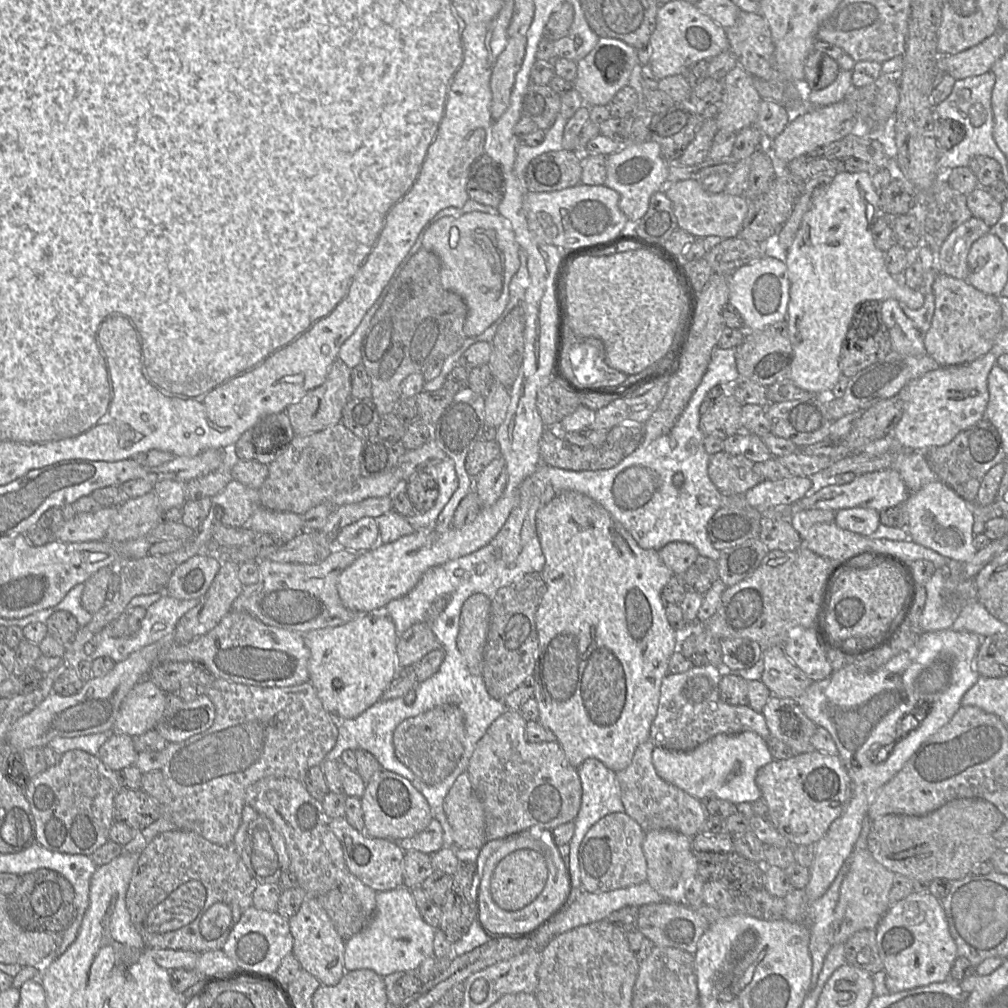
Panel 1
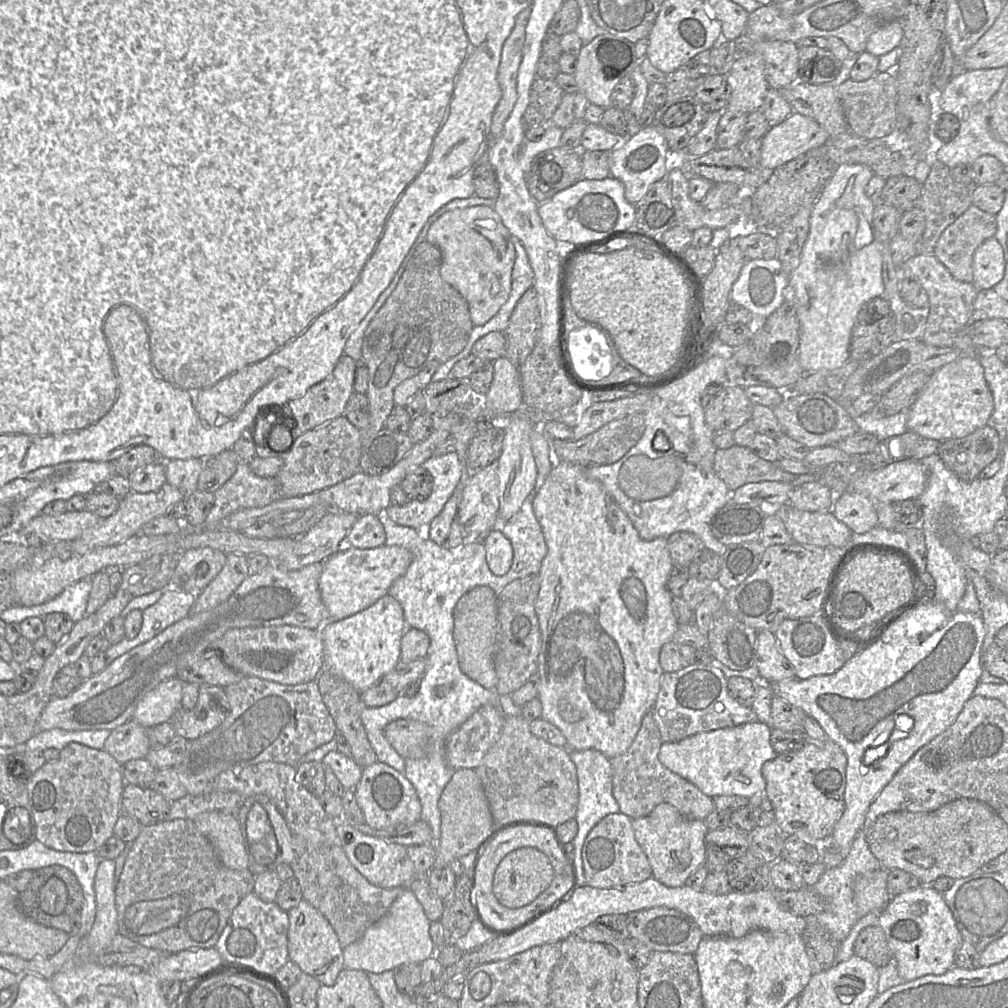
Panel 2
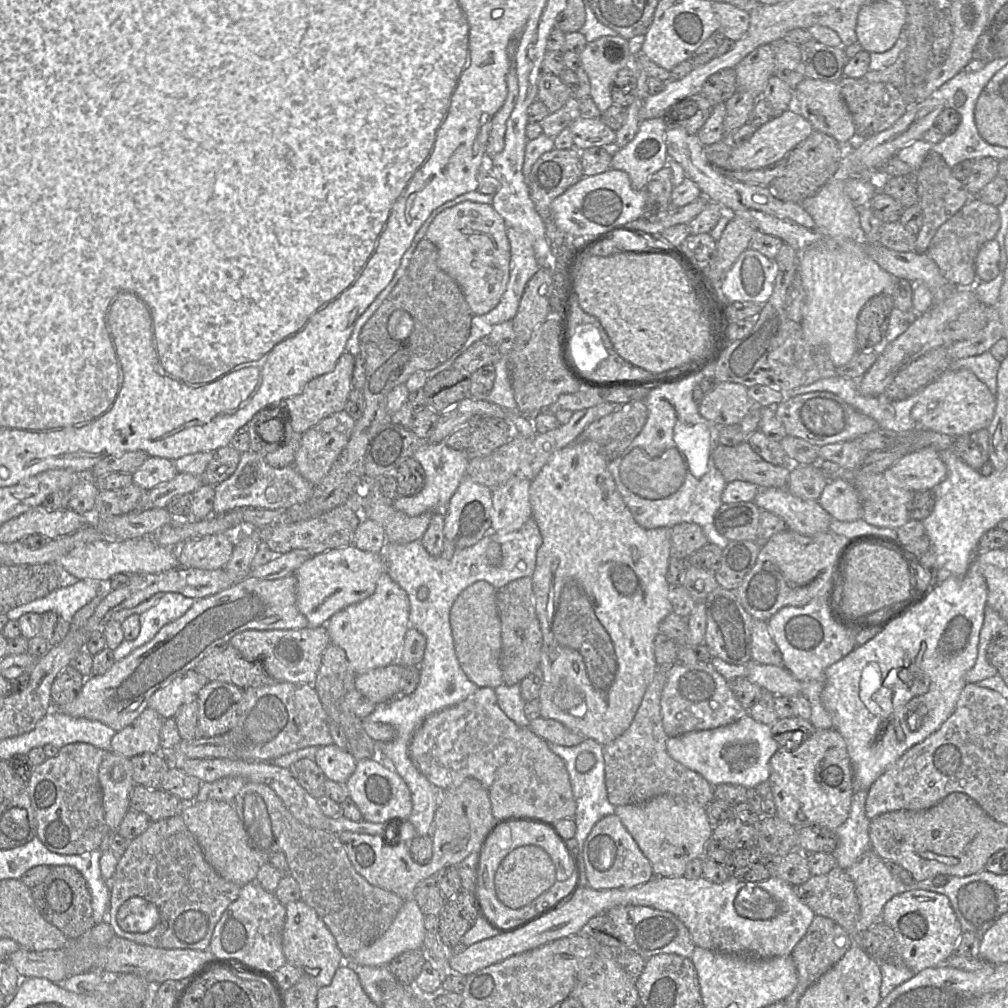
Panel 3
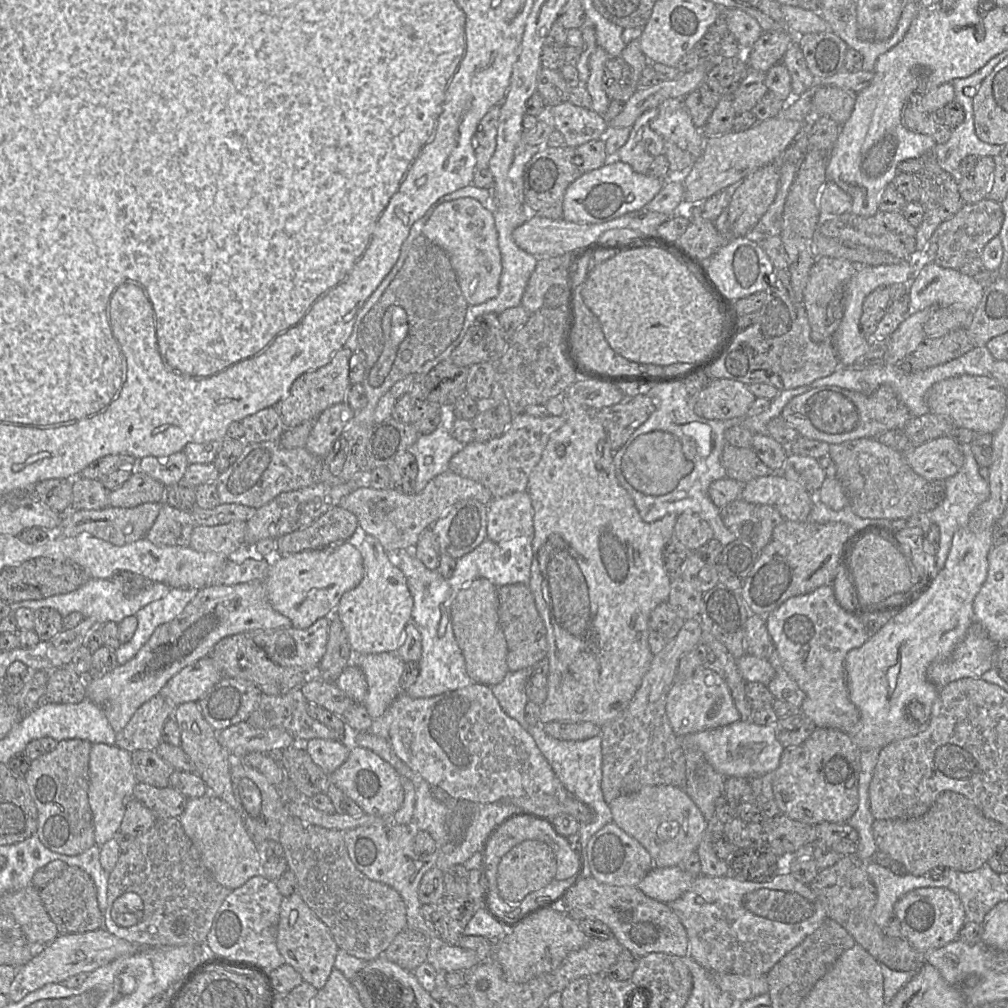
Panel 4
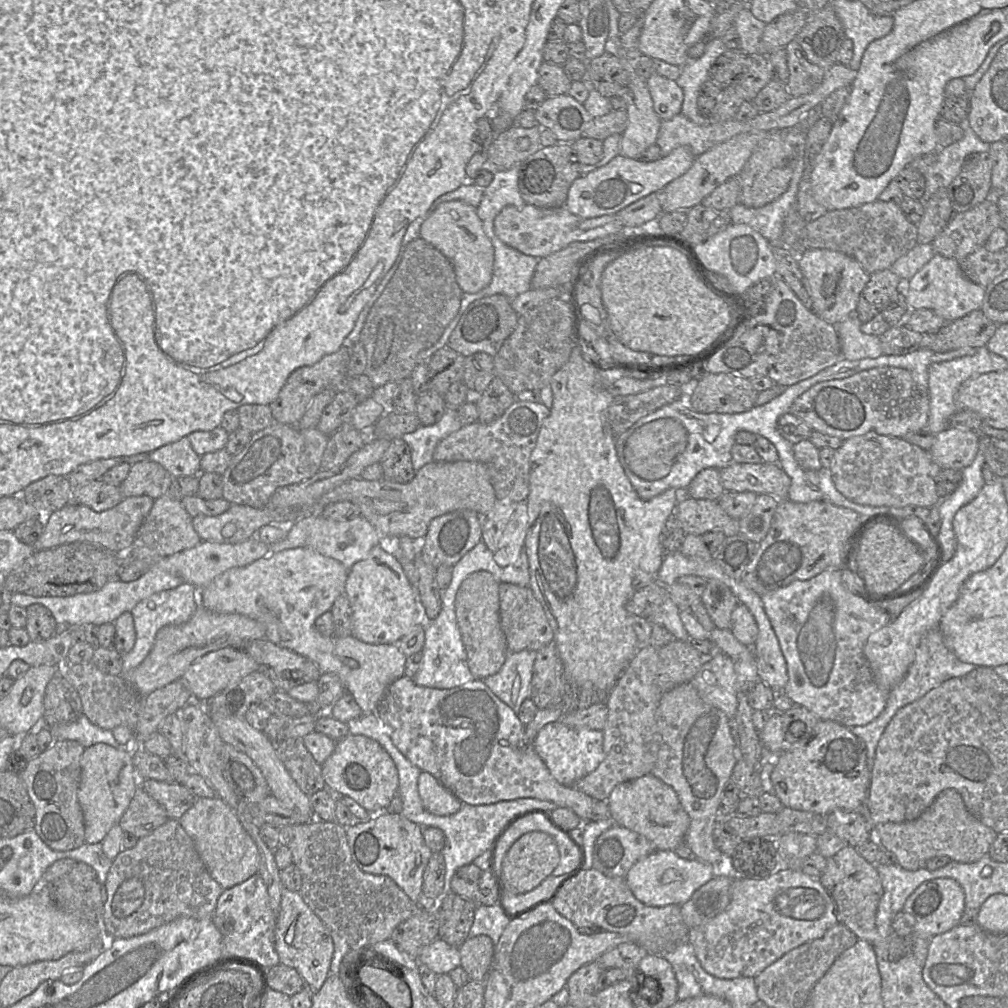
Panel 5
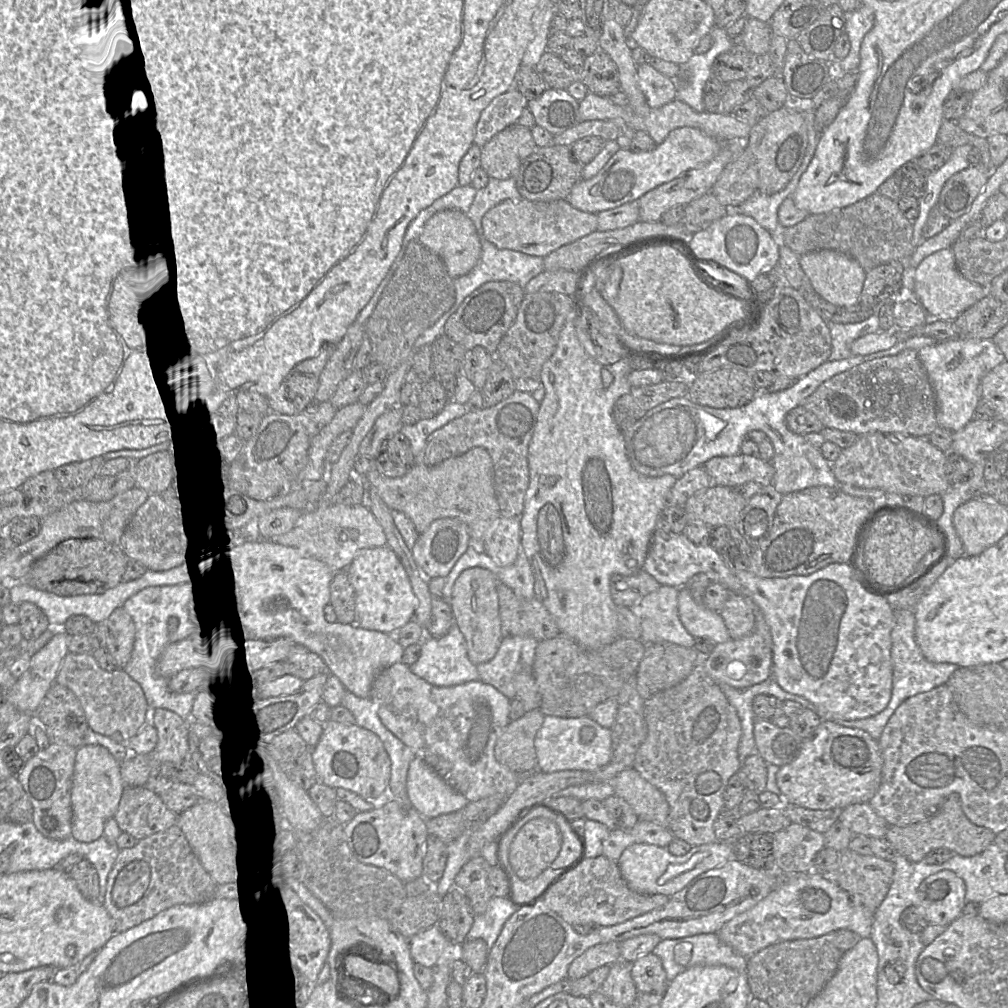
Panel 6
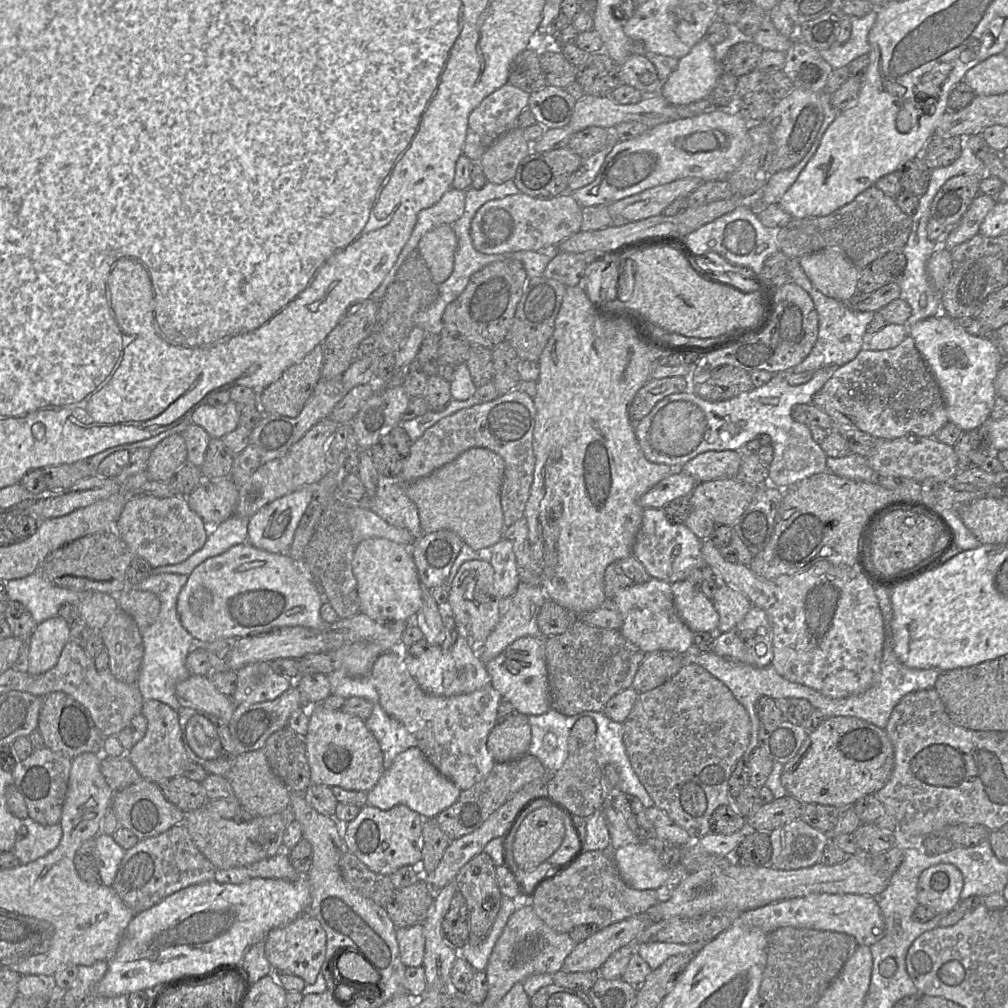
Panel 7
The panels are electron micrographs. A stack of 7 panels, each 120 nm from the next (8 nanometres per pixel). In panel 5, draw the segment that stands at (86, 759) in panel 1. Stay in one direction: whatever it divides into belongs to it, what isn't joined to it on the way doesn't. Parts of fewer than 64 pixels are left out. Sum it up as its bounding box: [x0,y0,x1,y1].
[20,740,85,851]

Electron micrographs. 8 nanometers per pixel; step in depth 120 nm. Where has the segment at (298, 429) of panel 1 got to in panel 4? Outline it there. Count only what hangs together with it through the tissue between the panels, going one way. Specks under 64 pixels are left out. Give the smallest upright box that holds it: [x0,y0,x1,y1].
[276,347,352,428]

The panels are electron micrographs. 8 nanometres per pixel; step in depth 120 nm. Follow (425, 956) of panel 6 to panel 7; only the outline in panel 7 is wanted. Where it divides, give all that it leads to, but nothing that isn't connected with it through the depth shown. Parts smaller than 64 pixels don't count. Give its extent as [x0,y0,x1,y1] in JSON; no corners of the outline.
[396,923,425,967]

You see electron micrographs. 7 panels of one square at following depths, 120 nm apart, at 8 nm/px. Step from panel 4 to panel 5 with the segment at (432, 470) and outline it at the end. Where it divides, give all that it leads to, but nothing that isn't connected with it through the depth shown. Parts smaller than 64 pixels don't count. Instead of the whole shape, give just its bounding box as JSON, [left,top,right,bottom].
[401,407,462,473]

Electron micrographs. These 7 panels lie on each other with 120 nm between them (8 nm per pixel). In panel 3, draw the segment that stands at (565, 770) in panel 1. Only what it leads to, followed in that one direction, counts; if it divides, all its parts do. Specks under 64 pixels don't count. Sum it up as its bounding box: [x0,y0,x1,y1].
[488,727,577,824]

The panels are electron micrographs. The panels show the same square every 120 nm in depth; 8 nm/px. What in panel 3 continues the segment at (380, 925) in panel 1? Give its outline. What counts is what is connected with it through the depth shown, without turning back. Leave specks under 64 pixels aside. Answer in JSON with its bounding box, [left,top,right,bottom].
[345,900,426,966]

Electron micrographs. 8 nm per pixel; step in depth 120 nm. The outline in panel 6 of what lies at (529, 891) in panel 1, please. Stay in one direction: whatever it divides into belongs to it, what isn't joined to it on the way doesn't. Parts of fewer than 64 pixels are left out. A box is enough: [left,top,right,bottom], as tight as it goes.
[510,819,562,880]

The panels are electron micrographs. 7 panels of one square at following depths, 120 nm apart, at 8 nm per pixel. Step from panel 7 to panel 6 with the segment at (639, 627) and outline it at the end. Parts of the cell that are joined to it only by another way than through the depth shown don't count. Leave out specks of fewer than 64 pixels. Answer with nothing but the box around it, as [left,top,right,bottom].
[630,585,695,648]

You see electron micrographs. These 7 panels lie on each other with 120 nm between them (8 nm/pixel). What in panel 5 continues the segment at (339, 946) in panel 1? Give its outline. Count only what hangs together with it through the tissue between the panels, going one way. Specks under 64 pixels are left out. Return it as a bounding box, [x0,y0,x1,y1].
[274,886,334,991]

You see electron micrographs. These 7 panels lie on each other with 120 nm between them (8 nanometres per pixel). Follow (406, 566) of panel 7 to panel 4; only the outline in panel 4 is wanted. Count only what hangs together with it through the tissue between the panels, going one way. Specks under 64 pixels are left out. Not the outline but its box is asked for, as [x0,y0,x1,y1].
[334,534,414,654]

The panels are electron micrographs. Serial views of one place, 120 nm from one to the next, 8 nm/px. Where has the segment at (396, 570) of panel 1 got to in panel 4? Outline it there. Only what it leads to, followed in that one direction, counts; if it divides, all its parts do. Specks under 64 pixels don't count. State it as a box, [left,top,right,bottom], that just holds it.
[262,541,363,629]

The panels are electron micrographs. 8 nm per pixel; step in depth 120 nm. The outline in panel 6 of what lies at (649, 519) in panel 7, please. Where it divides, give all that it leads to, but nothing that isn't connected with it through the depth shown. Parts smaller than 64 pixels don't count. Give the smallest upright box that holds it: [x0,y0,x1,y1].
[643,528,743,595]

